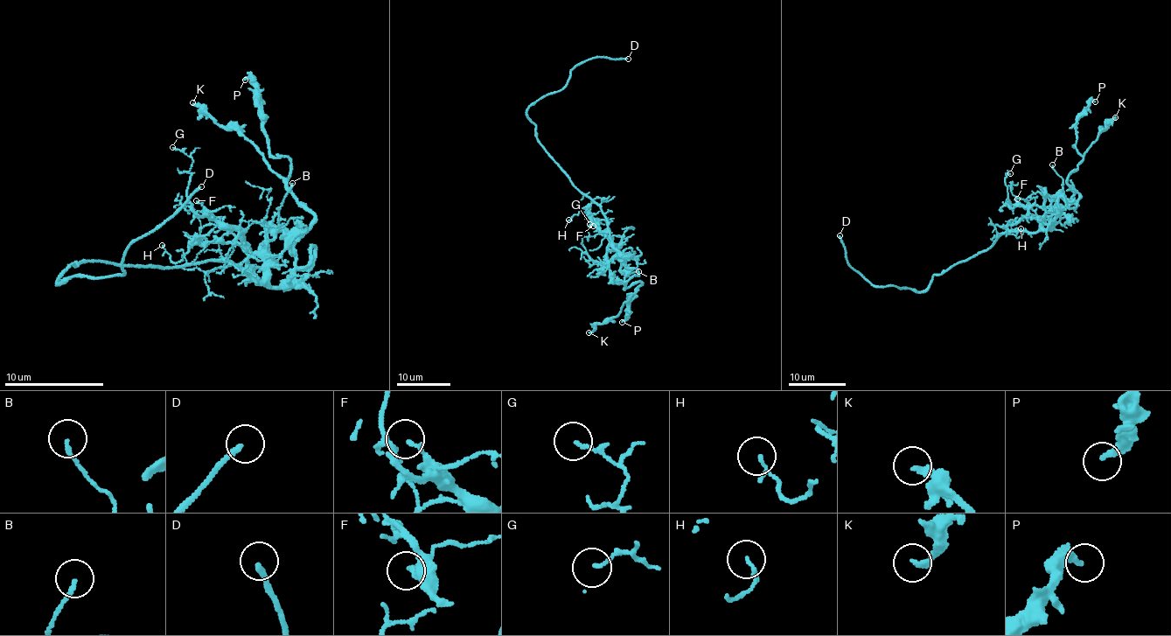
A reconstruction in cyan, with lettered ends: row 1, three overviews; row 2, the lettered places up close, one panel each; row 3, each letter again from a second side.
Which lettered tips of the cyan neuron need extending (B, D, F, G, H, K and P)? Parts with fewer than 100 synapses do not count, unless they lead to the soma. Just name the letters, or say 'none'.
D

